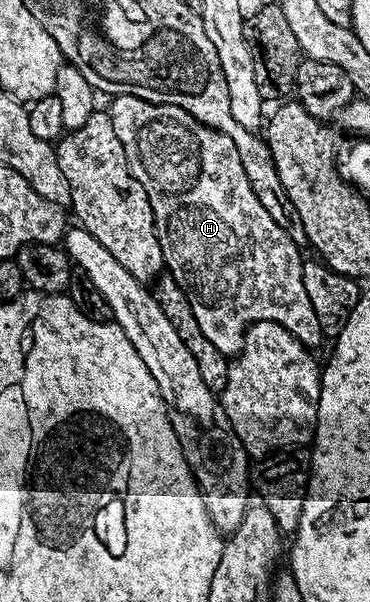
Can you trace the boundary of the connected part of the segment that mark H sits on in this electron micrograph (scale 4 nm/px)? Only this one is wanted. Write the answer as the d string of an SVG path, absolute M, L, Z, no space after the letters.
M133 94L115 95L111 102L110 113L114 132L118 132L118 140L122 140L122 148L130 172L138 180L138 184L142 184L142 188L152 200L152 211L156 217L156 235L164 253L164 265L167 273L171 274L174 281L183 288L186 300L190 300L190 308L194 308L194 320L198 320L198 328L202 328L202 336L206 336L206 340L210 340L210 344L214 344L214 348L218 348L218 352L222 352L226 356L235 356L244 346L244 331L253 322L277 322L282 324L282 328L290 331L303 346L316 348L316 345L322 341L322 335L318 316L314 316L314 307L310 305L310 298L306 296L306 287L302 285L304 262L302 257L300 258L301 247L293 242L284 227L276 223L274 216L270 216L270 212L266 212L266 208L262 208L262 200L258 200L258 196L246 176L246 168L242 168L238 148L232 146L232 141L225 134L217 134L209 130L180 106L162 106L159 102L147 102Z

